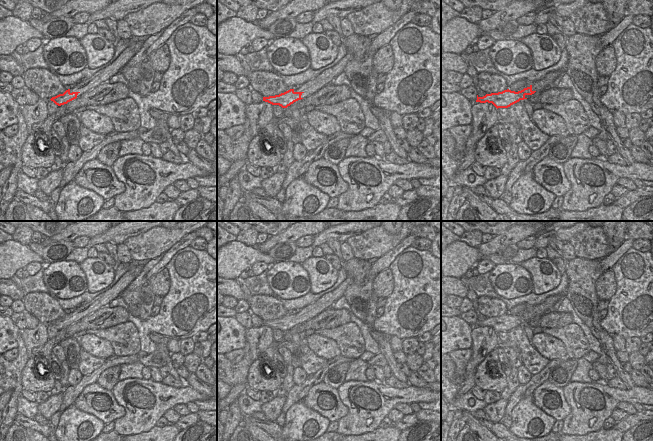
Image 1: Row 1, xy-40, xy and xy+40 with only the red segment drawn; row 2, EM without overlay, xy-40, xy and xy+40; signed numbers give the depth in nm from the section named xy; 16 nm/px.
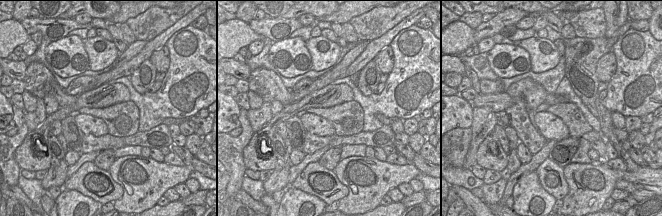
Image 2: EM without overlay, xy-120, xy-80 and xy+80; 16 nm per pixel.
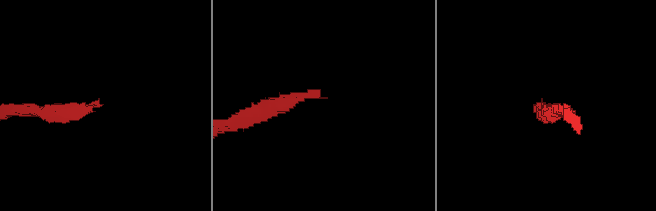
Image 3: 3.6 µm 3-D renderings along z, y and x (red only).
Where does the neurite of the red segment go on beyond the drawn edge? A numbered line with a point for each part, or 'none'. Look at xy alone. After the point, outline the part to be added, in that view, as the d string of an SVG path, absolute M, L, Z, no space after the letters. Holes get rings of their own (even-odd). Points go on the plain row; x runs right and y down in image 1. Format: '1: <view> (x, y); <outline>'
1: xy (312, 310); M347 276L347 278L336 289L324 294L317 301L307 305L301 310L296 311L294 316L301 316L301 322L306 322L316 317L327 308L330 308L333 303L341 298L351 283L352 279Z

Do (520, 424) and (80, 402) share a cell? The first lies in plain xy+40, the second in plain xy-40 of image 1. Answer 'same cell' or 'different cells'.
different cells

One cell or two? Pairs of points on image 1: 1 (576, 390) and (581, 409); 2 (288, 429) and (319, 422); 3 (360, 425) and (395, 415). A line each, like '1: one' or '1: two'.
1: one
2: one
3: two

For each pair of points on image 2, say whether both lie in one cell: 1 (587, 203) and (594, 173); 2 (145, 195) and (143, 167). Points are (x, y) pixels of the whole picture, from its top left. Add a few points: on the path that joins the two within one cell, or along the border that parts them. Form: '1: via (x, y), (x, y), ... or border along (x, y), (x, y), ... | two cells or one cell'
1: via (587, 196), (592, 189), (594, 180) | one cell
2: via (145, 188), (145, 183), (149, 178), (148, 174) | one cell

